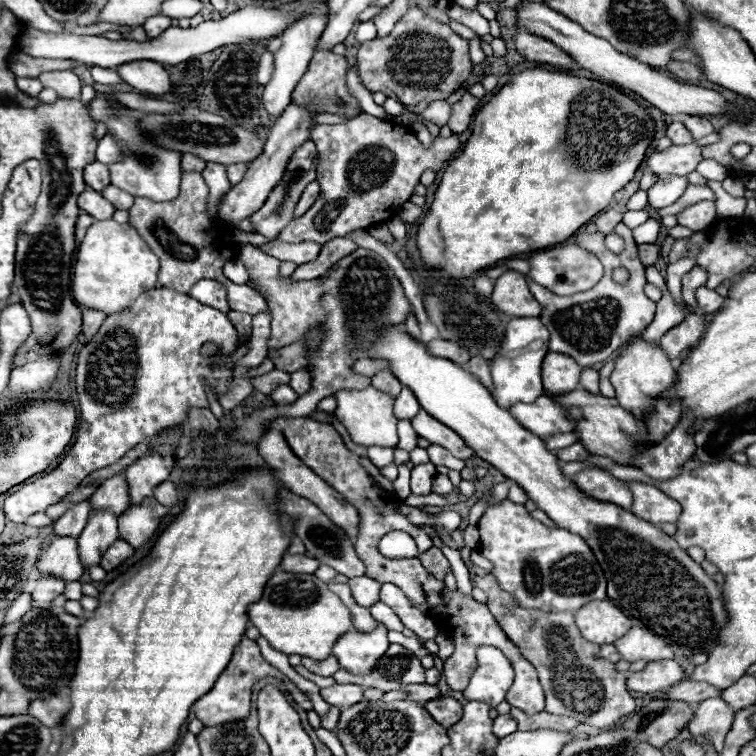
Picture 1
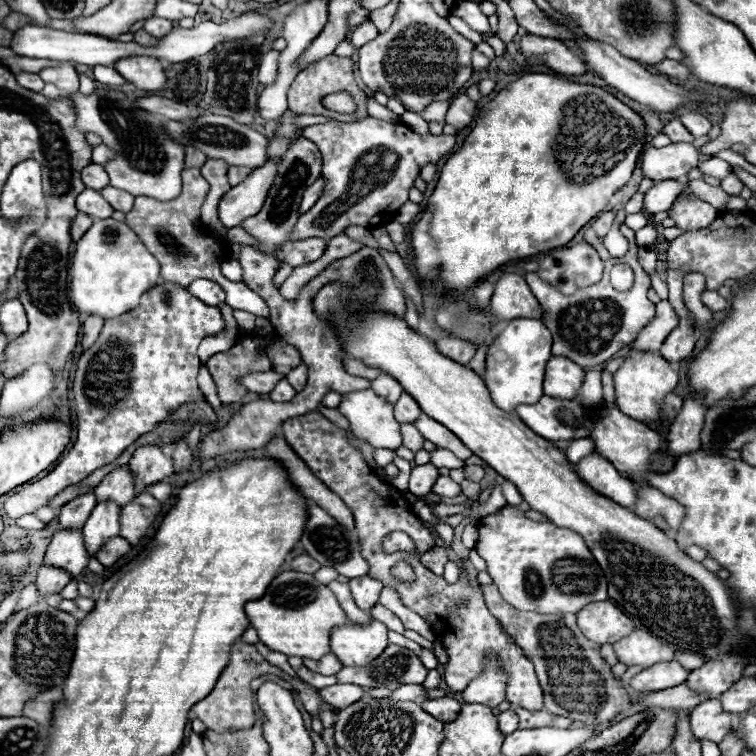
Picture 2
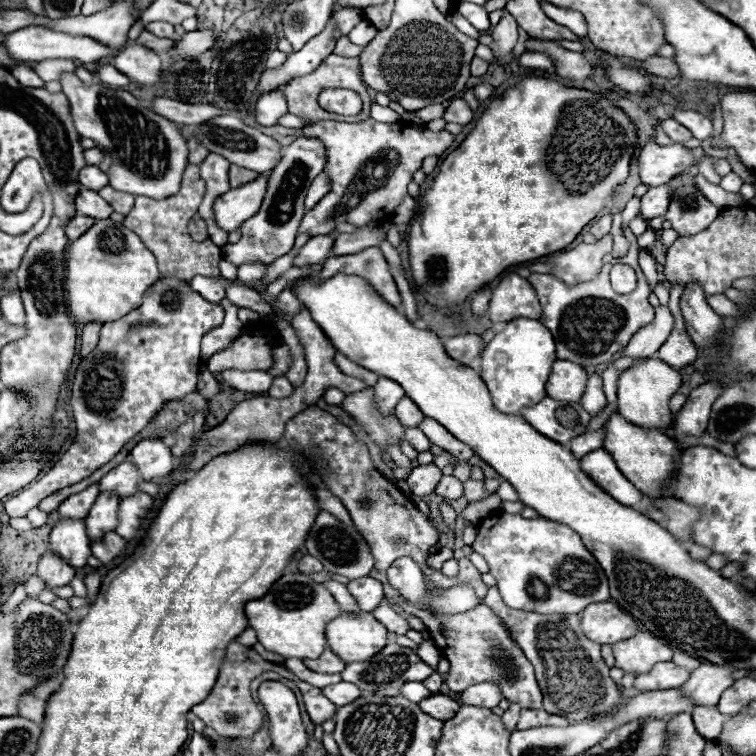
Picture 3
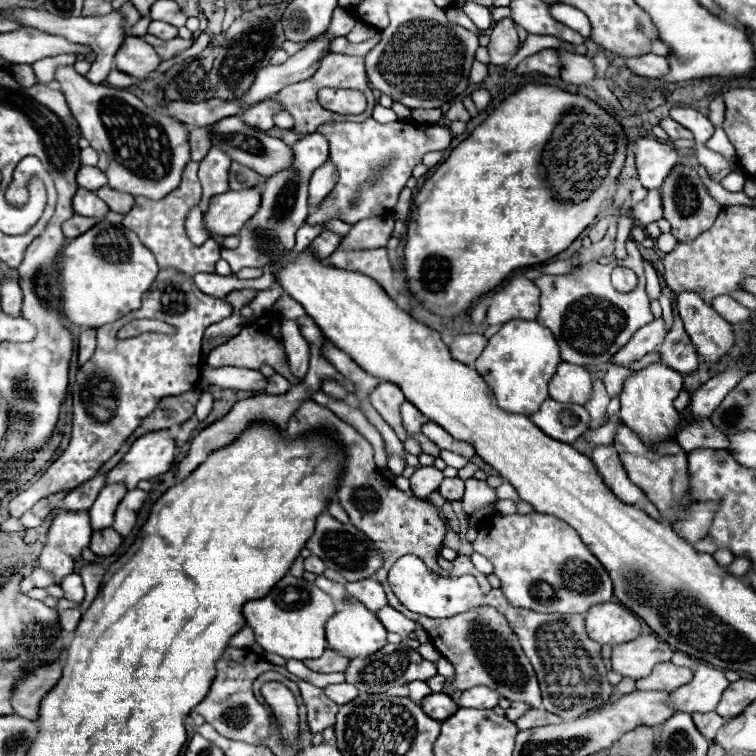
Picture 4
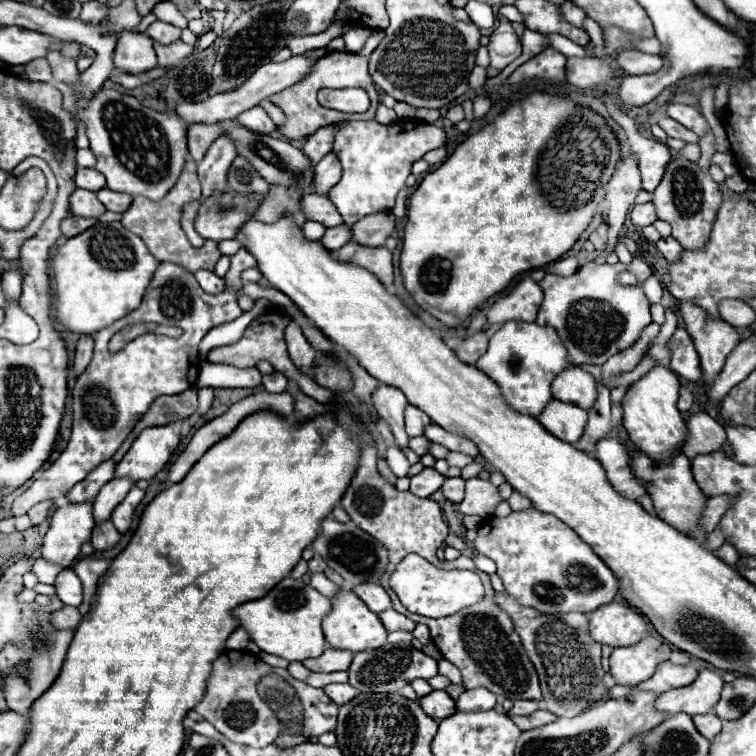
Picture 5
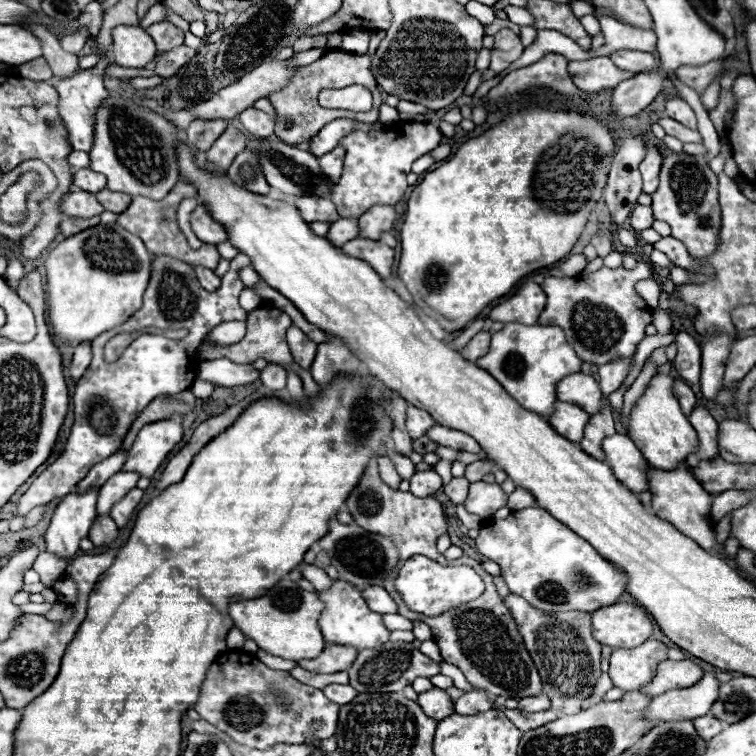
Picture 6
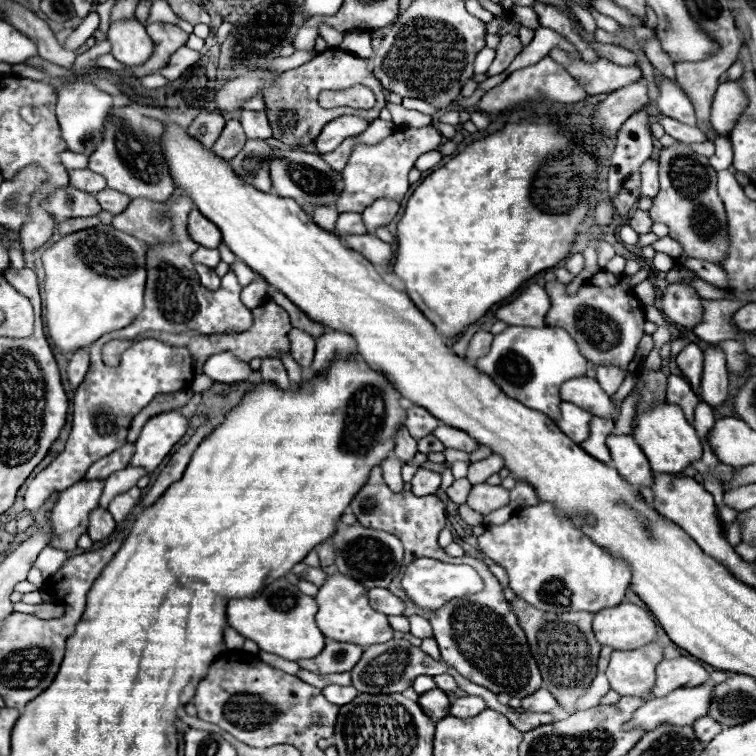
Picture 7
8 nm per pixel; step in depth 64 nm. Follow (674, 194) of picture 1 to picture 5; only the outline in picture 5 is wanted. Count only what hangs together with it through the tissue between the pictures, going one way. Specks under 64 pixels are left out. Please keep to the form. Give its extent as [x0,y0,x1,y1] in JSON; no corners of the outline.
[630,202,658,228]

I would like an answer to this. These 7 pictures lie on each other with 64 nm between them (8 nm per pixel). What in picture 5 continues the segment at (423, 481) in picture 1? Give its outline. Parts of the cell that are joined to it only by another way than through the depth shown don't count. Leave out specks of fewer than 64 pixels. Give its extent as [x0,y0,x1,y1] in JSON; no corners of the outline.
[410,468,444,498]

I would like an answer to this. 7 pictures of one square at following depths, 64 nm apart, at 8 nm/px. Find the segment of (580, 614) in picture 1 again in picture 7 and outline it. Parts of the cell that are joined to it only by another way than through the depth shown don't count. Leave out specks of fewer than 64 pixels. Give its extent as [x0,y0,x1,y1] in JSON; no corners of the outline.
[594,604,656,650]

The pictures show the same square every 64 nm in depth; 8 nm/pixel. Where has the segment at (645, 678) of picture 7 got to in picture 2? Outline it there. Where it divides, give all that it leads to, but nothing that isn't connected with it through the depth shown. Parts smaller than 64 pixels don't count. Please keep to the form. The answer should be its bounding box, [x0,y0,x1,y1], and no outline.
[614,630,674,668]

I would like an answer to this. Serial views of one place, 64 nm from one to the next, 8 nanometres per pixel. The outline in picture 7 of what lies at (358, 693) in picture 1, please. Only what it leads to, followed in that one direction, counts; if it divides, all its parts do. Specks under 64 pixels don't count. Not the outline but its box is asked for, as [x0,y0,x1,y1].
[322,684,358,706]

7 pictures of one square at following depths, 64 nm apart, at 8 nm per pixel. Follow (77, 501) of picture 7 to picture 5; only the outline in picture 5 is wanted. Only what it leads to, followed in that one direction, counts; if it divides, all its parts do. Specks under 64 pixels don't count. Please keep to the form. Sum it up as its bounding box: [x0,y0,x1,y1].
[42,504,94,568]

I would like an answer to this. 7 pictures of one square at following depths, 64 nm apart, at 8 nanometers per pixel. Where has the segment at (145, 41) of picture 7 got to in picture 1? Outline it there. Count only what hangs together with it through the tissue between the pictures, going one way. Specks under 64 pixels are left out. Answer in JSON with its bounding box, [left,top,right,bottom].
[118,60,170,96]

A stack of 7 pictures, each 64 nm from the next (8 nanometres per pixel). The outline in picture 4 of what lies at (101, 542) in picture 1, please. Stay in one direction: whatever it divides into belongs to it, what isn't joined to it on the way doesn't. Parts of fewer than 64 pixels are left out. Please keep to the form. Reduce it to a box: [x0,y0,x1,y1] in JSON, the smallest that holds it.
[88,484,126,532]

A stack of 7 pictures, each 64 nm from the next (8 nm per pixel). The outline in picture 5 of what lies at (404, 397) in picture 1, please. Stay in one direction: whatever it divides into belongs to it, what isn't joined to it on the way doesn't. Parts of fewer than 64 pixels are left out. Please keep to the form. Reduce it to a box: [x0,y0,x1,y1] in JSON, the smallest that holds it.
[404,404,432,436]

